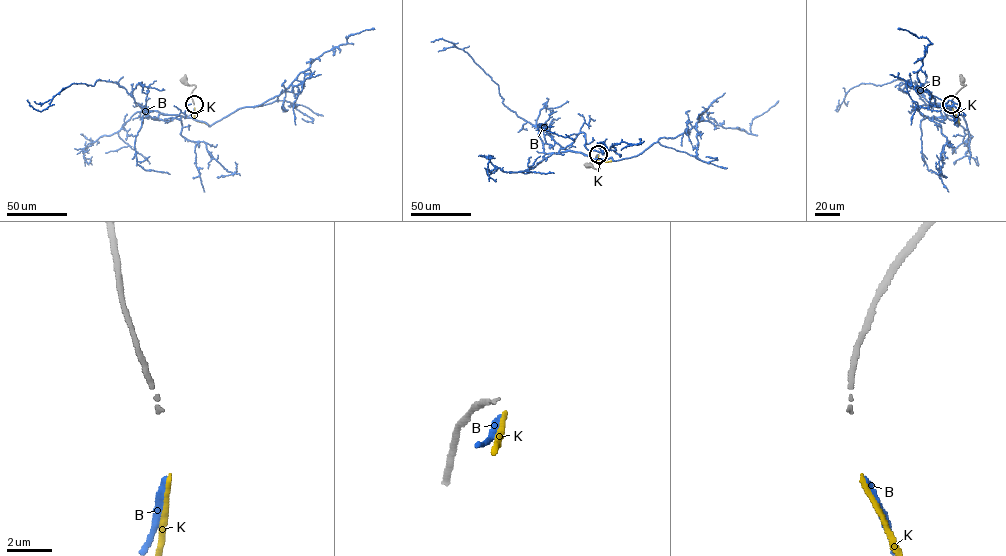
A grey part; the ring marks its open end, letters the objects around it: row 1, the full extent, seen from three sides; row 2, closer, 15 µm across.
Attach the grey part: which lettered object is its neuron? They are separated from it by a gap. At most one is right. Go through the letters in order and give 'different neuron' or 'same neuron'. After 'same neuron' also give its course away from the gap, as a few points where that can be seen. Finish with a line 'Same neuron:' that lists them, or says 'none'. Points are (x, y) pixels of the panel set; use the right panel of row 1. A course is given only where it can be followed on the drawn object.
B: same neuron; it runs (952, 108), (957, 126), (953, 113), (934, 105), (935, 99), (917, 77), (925, 48), (931, 43), (897, 29)
K: different neuron
Same neuron: B

